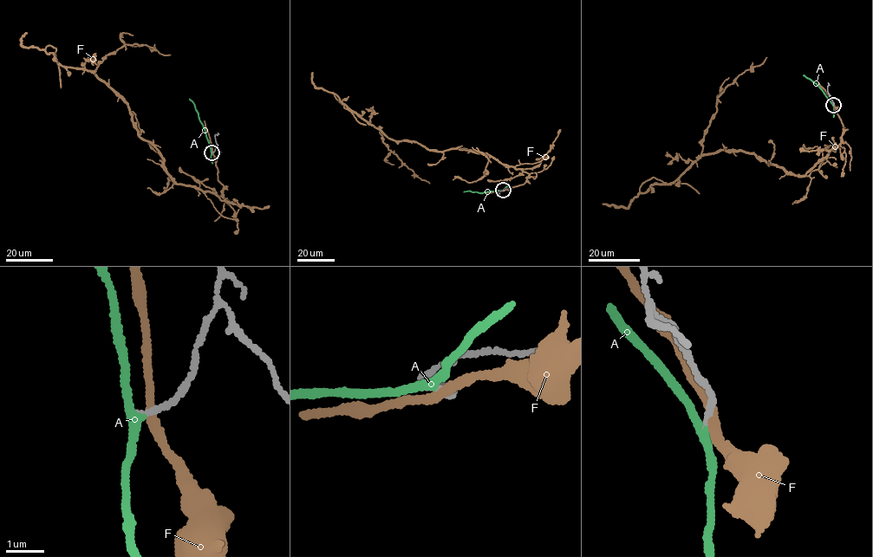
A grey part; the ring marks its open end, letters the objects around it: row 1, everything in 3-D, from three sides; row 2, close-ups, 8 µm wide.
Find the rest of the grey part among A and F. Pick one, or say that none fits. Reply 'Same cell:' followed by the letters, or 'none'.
Same cell: A

